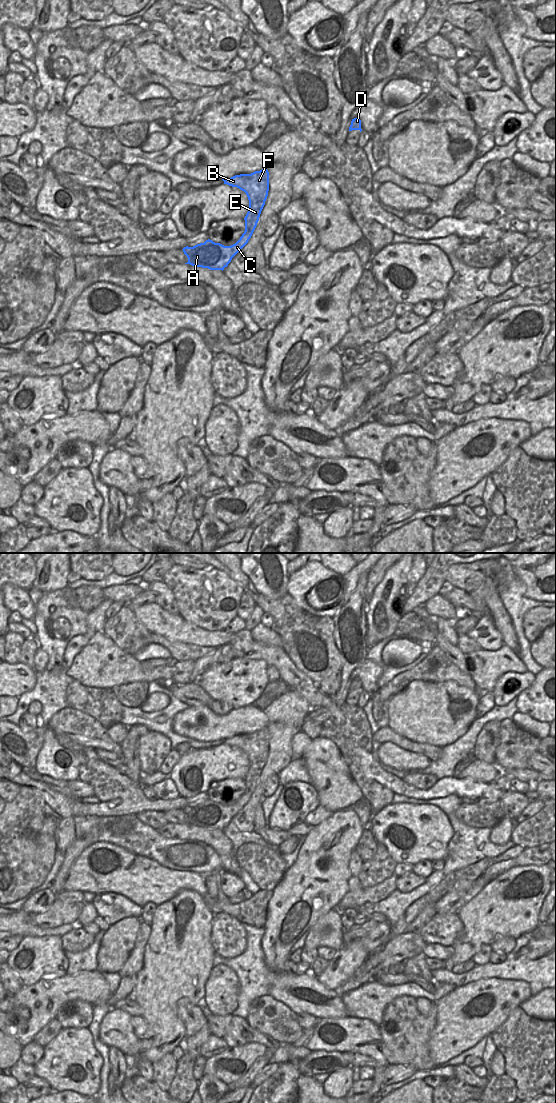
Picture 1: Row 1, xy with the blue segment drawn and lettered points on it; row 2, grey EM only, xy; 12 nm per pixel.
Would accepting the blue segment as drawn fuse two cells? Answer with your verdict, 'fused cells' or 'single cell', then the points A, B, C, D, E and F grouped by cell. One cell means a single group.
single cell; groups A B C D E F

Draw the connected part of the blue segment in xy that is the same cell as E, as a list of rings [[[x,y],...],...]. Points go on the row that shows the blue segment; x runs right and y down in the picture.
[[[264,168],[251,174],[235,175],[222,180],[224,184],[244,191],[248,197],[249,210],[244,218],[245,231],[240,239],[231,246],[224,246],[208,239],[193,247],[184,247],[182,250],[188,258],[188,262],[185,264],[223,271],[232,258],[248,243],[257,226],[269,191],[268,170]]]

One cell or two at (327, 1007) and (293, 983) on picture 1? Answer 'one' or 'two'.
one

